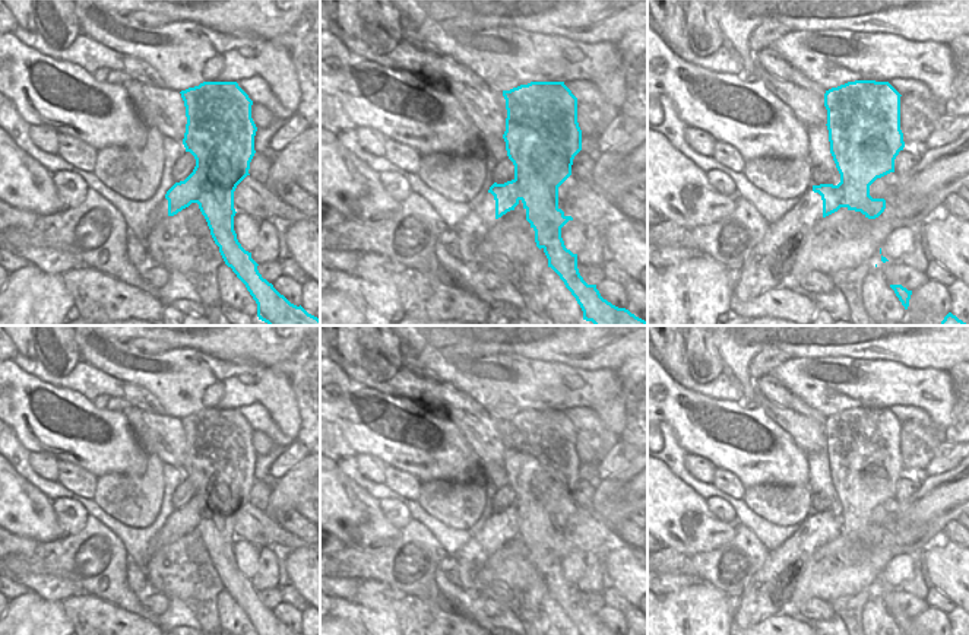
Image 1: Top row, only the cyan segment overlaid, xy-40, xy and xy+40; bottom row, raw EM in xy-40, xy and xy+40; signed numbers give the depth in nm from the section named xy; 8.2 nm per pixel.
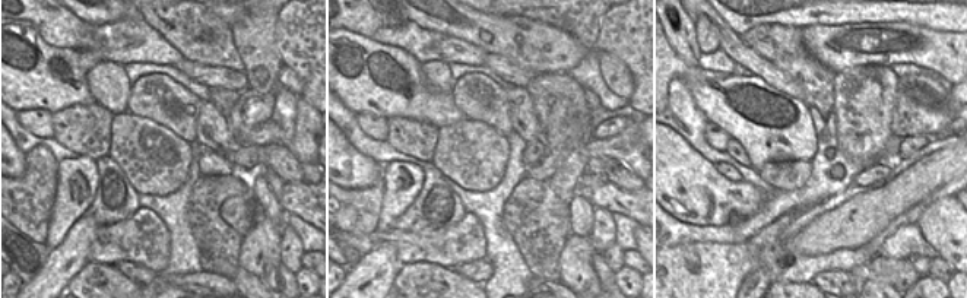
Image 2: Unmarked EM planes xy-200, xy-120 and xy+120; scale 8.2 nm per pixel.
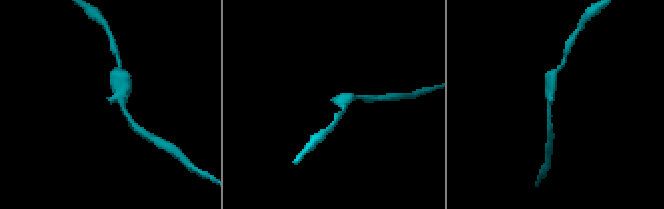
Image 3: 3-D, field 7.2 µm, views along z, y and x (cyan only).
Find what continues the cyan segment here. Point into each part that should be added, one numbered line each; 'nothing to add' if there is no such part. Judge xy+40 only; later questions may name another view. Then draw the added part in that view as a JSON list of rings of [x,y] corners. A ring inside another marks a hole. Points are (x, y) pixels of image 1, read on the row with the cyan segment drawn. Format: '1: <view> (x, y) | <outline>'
nothing to add

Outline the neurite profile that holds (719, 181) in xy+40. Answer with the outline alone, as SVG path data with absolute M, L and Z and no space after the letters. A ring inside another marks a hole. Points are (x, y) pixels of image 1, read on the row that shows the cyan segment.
M712 169L707 174L710 185L723 196L734 197L737 196L735 182L729 178L728 174L723 174L718 169Z

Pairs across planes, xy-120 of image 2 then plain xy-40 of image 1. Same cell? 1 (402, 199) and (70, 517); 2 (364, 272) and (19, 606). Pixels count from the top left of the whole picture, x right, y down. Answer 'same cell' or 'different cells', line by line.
1: same cell
2: same cell

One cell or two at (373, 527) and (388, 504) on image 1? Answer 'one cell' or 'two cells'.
two cells

